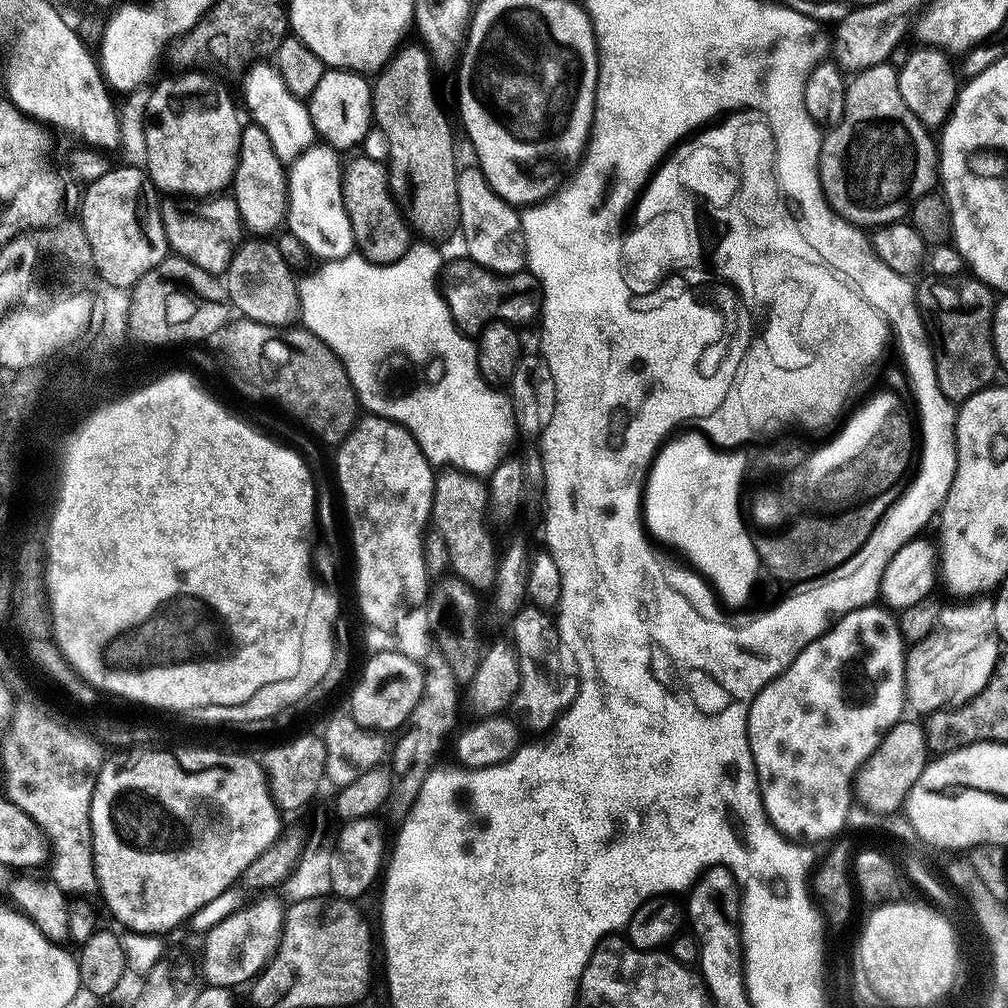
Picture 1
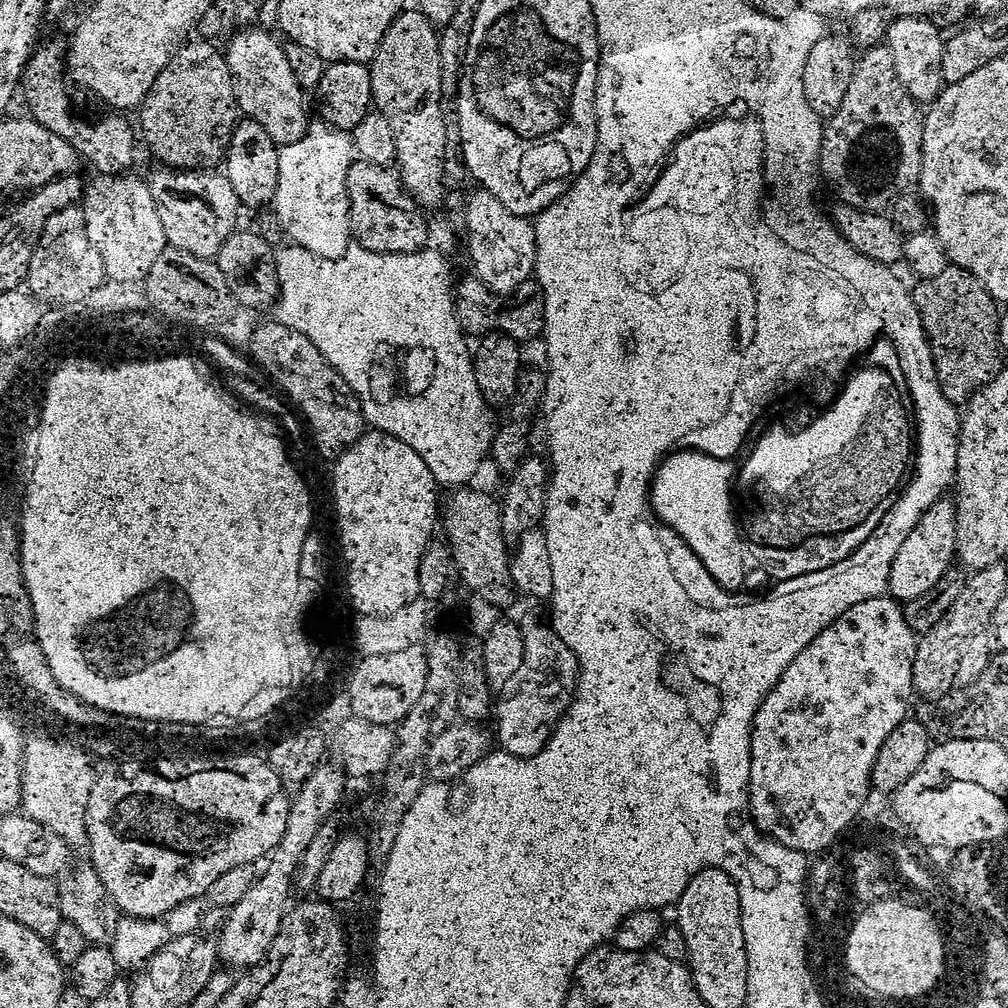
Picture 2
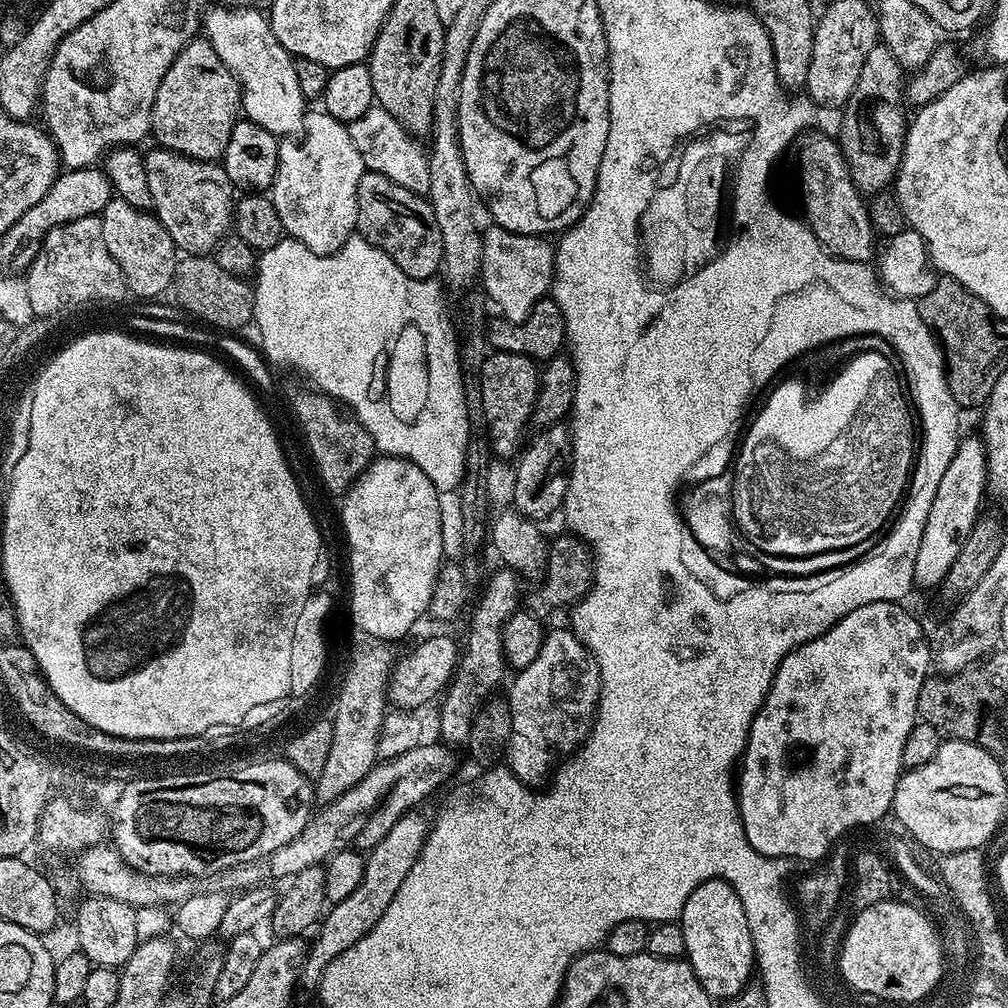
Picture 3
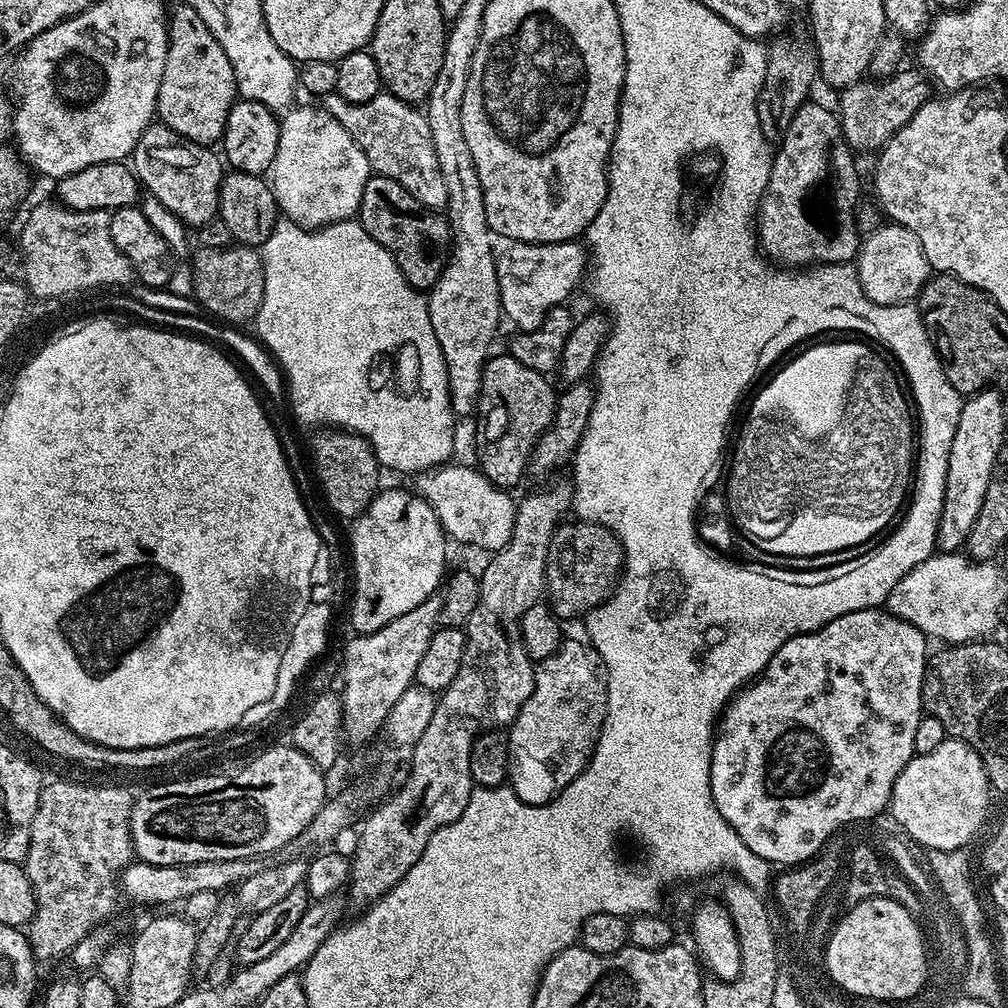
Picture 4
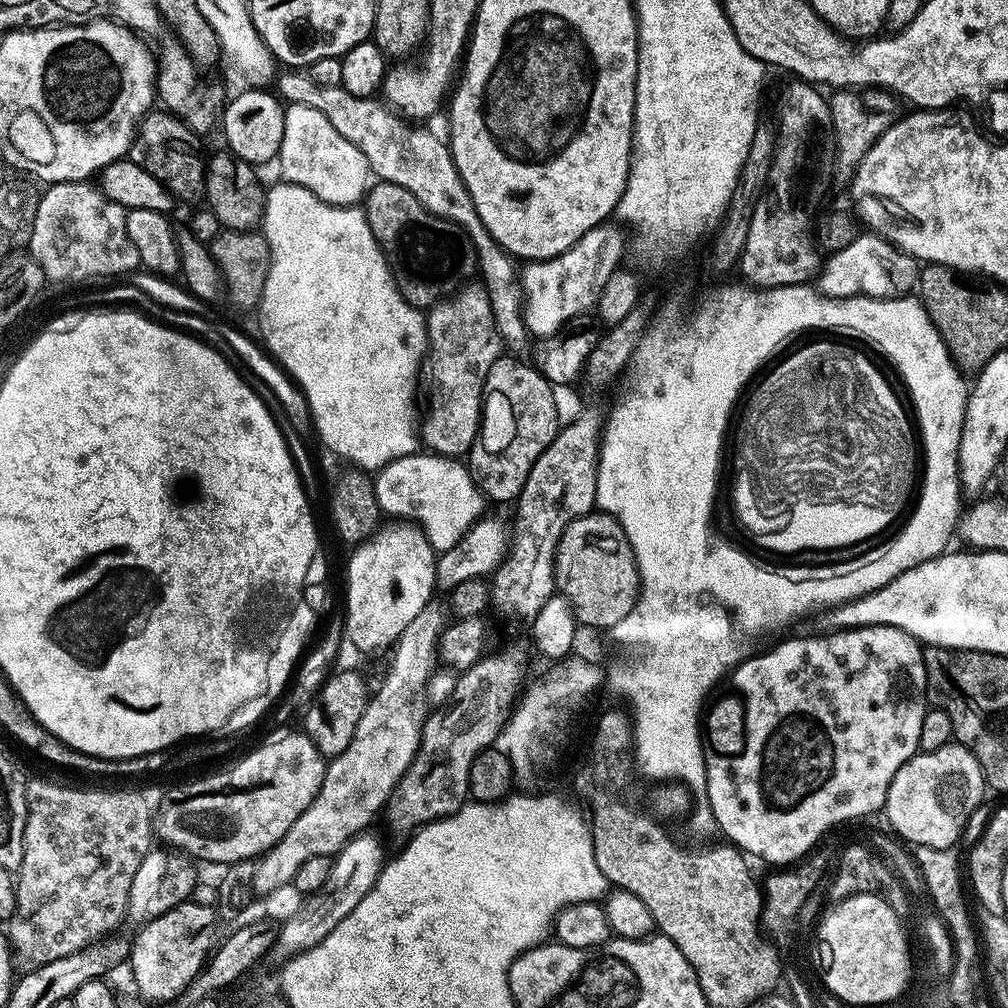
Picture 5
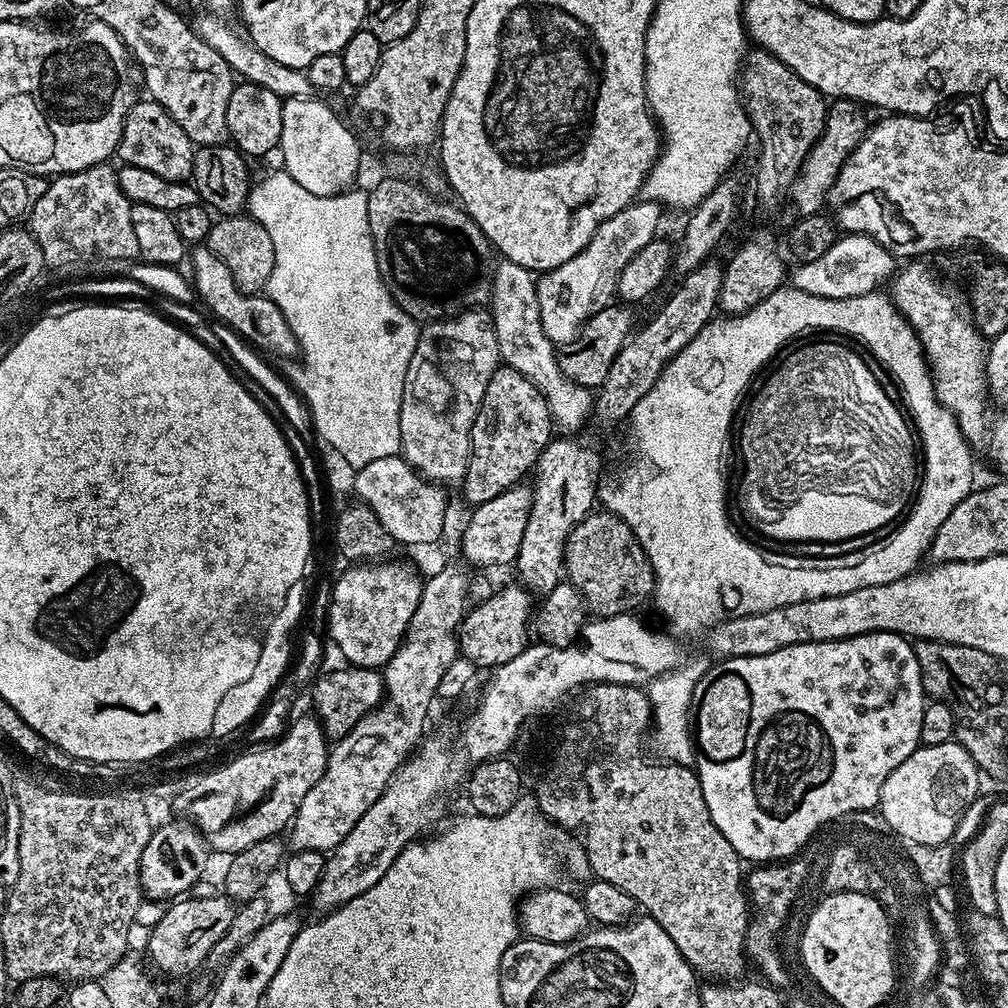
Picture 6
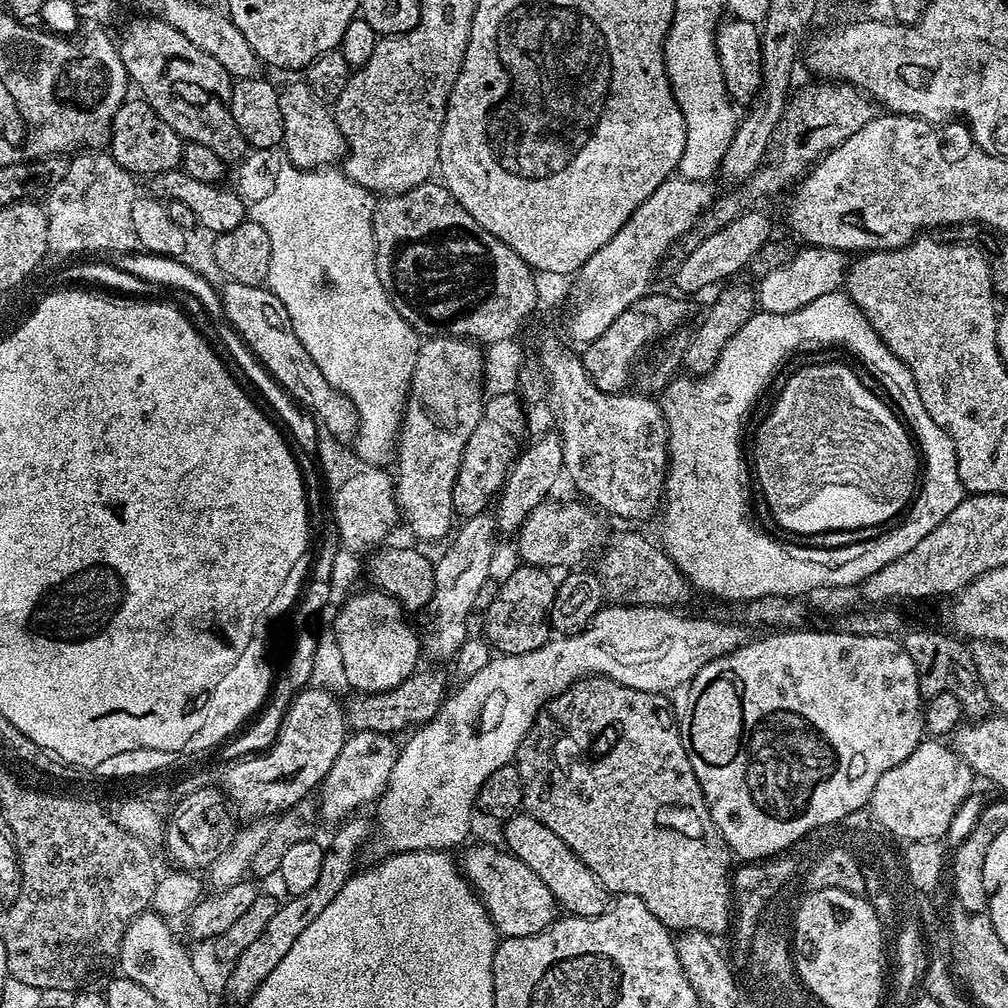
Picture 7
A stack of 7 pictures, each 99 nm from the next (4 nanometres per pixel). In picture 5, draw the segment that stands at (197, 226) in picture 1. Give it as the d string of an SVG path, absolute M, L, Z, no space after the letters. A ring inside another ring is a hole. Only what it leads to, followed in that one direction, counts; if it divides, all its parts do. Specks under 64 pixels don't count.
M149 111L140 122L136 136L132 139L130 158L146 174L154 174L164 189L172 193L177 201L200 200L204 195L205 153L200 153L201 137L193 132L179 116L167 111Z

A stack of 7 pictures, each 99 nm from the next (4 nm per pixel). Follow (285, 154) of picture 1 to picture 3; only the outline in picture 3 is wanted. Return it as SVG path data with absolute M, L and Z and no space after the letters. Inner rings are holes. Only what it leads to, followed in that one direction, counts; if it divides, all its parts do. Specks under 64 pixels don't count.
M211 7L204 16L204 34L239 81L241 109L247 119L277 138L294 138L304 131L308 102L295 77L294 58L278 42L271 21L259 9Z

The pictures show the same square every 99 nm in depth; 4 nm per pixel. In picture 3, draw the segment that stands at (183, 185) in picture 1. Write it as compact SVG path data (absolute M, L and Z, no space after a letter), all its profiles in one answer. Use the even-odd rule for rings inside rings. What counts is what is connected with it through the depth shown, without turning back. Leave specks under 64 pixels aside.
M207 38L191 40L174 58L170 70L162 78L158 86L158 94L152 107L151 139L159 147L167 148L195 160L219 161L226 150L226 142L230 142L230 130L235 126L241 115L240 83L232 76L231 70L223 64L222 59L215 53L214 46Z

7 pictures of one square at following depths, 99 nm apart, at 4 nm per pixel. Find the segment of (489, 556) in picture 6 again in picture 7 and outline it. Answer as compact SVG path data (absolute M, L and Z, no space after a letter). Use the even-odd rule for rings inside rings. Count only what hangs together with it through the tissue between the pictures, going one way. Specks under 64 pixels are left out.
M552 432L552 434L538 439L534 444L529 443L517 456L496 500L499 504L497 510L494 510L494 515L496 527L501 533L517 533L530 513L549 499L553 493L551 491L560 476L562 478L564 474L562 442L559 433Z

